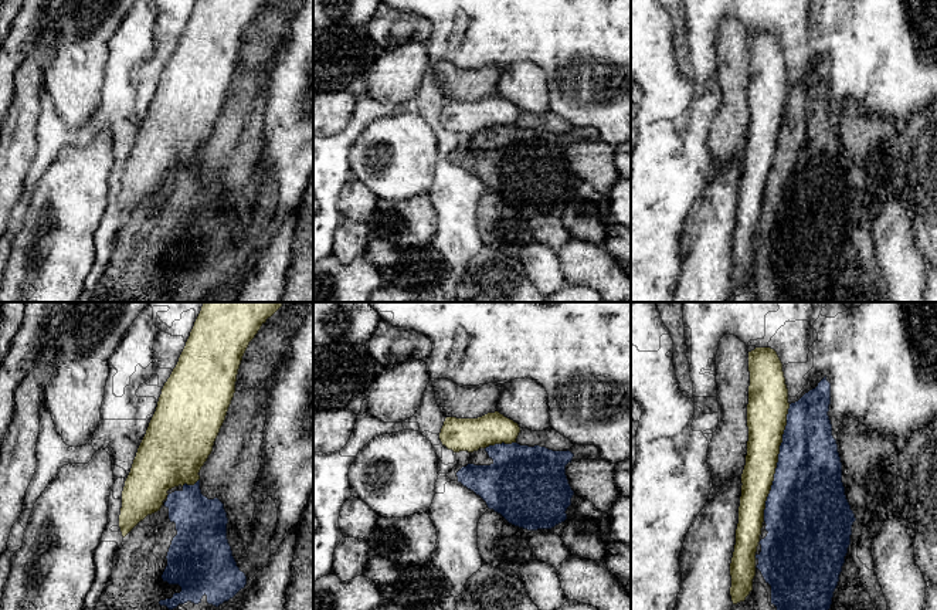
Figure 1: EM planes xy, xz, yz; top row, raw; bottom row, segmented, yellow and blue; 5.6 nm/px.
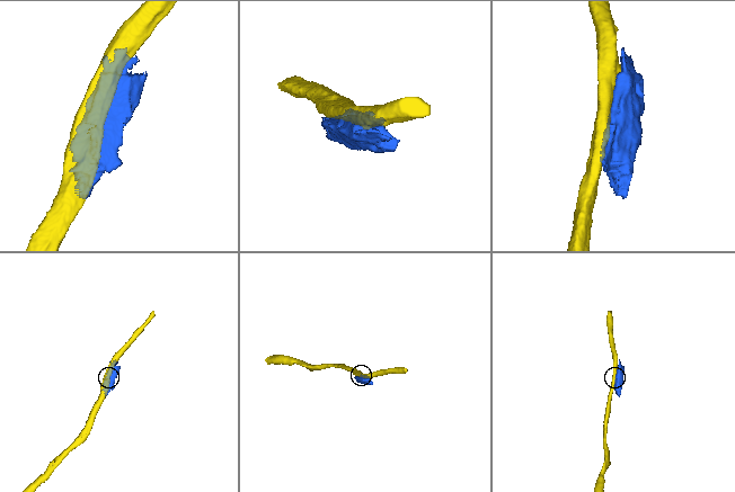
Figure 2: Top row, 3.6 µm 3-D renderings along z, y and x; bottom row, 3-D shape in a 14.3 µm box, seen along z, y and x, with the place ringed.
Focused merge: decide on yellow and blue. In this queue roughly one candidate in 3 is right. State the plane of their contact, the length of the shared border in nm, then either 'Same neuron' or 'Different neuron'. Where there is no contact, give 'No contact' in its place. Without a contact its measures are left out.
Touches yellow in yz. Shared border 500 nm. Different neuron

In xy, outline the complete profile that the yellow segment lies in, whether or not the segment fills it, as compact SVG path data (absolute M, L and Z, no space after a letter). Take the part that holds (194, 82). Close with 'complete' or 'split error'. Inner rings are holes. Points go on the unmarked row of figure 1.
M197 0L176 50L162 71L156 94L138 131L122 173L119 210L125 220L147 197L160 193L167 173L179 167L194 167L200 152L213 133L235 75L242 38L268 0Z | complete

